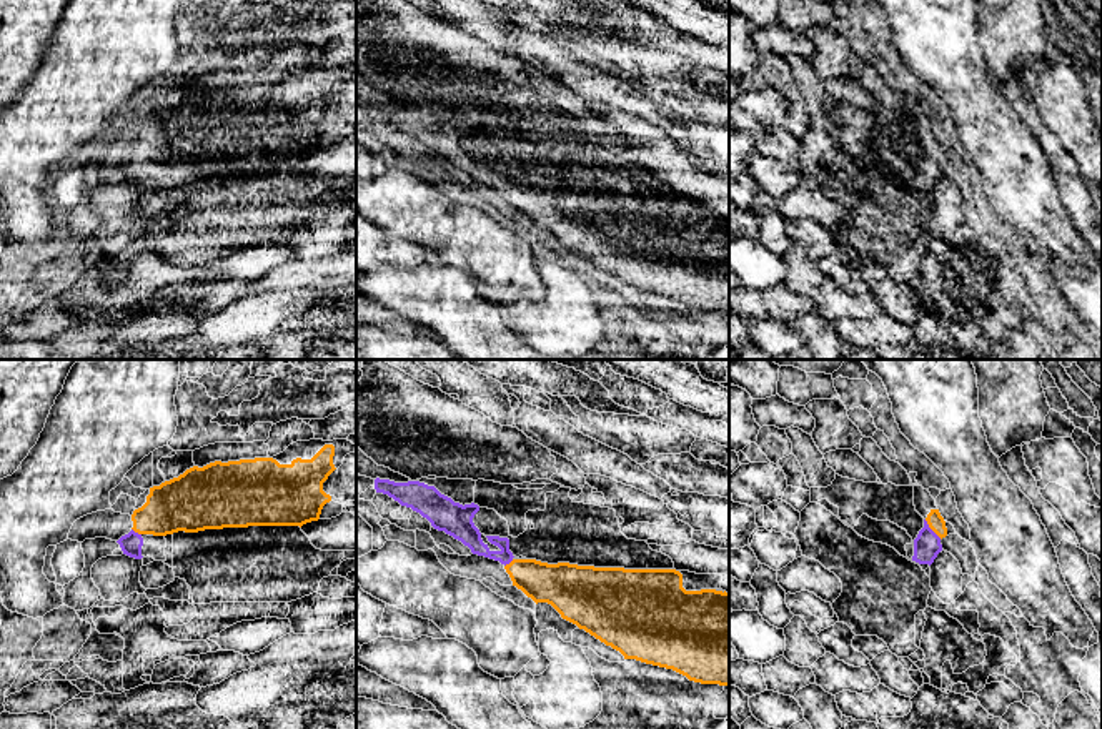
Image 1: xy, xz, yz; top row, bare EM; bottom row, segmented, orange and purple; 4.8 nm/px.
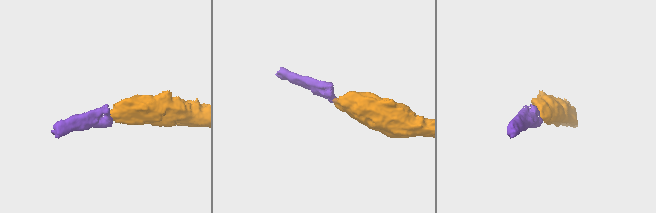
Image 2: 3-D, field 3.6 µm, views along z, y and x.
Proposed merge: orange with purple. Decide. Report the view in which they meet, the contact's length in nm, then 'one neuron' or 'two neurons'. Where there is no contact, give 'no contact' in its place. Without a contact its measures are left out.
meets orange in yz; contact 130 nm long; one neuron

